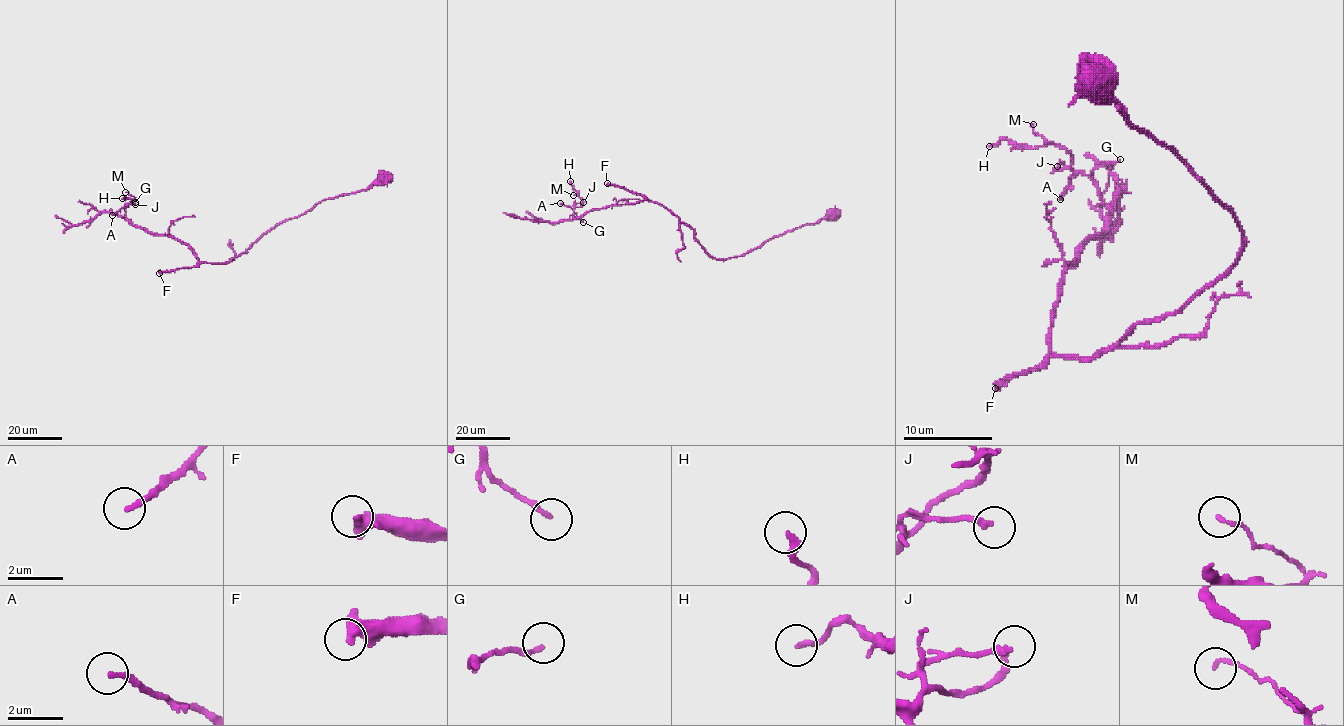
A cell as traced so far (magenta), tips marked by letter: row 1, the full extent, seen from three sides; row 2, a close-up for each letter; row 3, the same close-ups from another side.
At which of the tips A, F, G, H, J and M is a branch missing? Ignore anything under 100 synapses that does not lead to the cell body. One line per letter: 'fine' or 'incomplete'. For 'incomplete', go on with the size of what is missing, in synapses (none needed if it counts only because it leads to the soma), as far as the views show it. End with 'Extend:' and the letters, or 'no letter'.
A: fine
F: incomplete; 500 synapses
G: fine
H: fine
J: fine
M: fine
Extend: F

